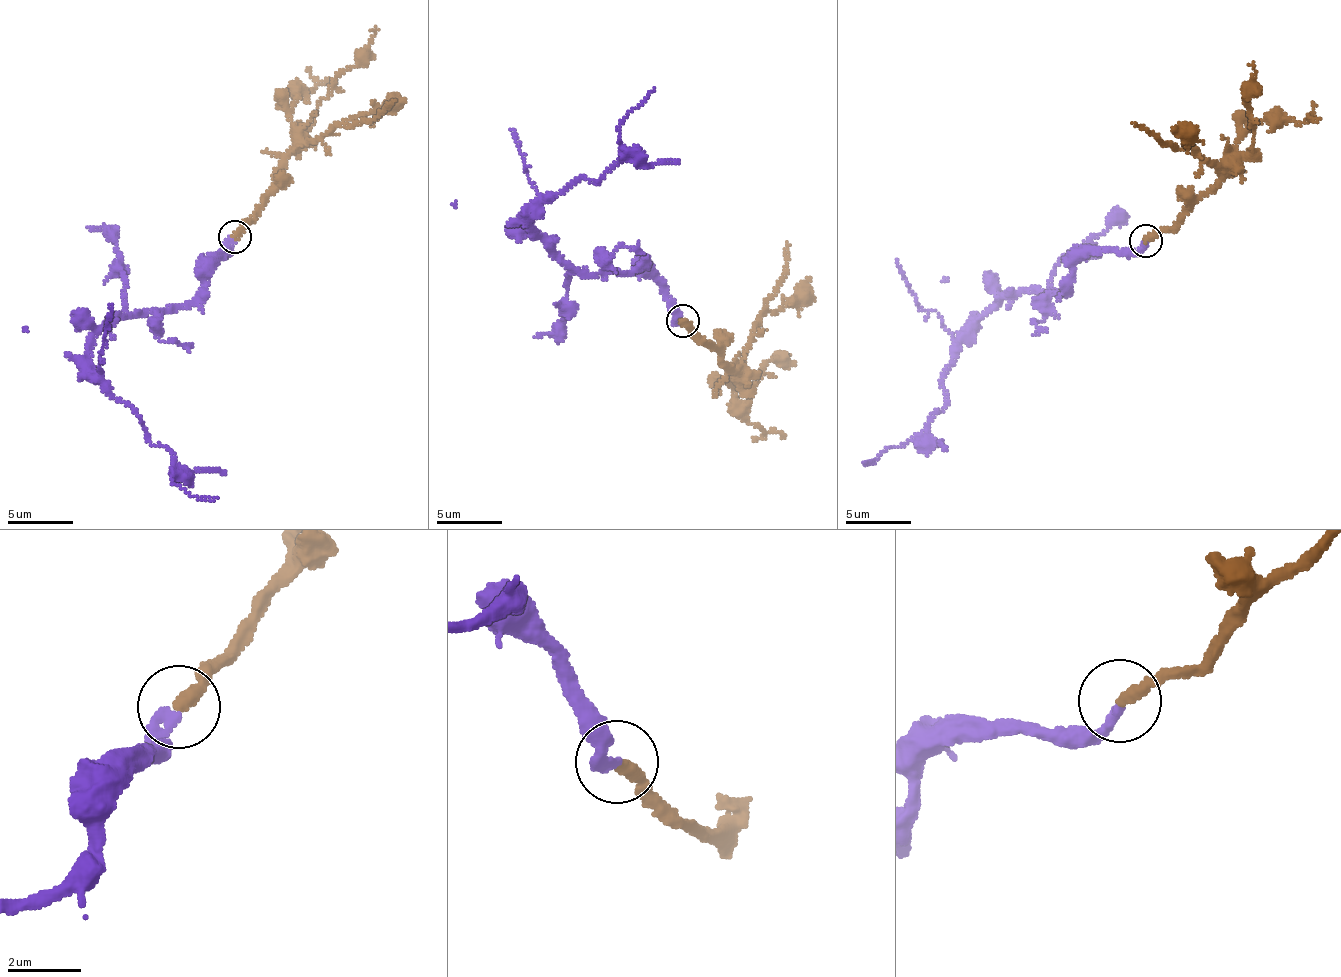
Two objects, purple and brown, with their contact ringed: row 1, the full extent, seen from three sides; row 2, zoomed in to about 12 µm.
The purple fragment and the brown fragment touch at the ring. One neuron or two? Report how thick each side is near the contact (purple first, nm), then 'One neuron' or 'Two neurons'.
Thickness 280 nm (purple) against 360 nm. One neuron

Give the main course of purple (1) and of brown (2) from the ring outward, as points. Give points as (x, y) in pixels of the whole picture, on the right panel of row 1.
1: (1145, 243), (1095, 250), (1073, 264), (1068, 291), (1012, 291), (976, 322), (940, 411), (862, 462)
2: (1145, 239), (1174, 226), (1184, 207), (1251, 151), (1252, 109), (1245, 101), (1256, 71), (1248, 65)

